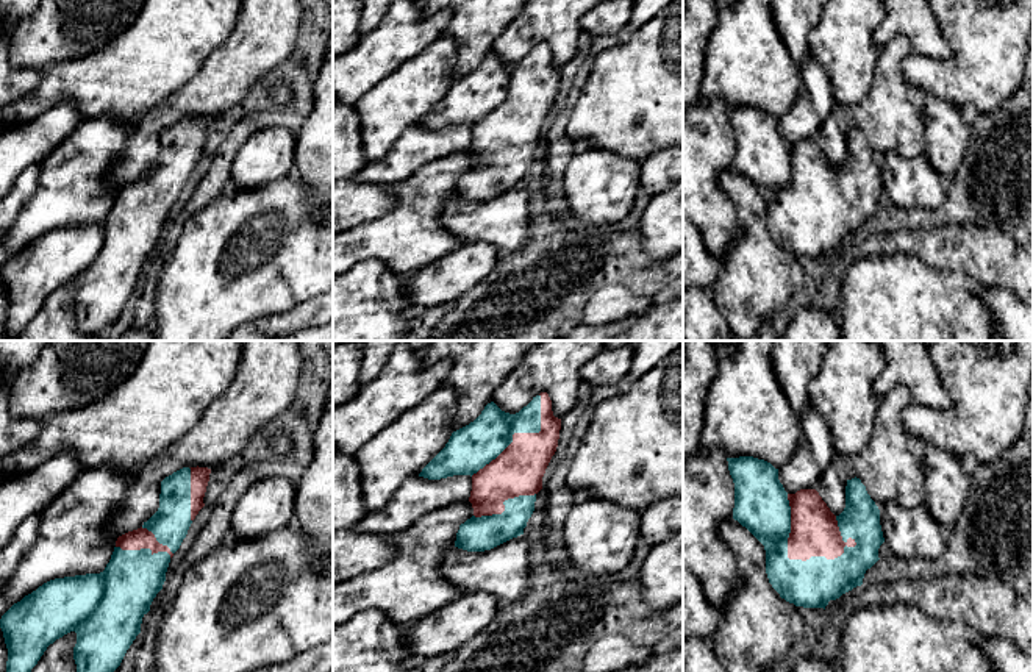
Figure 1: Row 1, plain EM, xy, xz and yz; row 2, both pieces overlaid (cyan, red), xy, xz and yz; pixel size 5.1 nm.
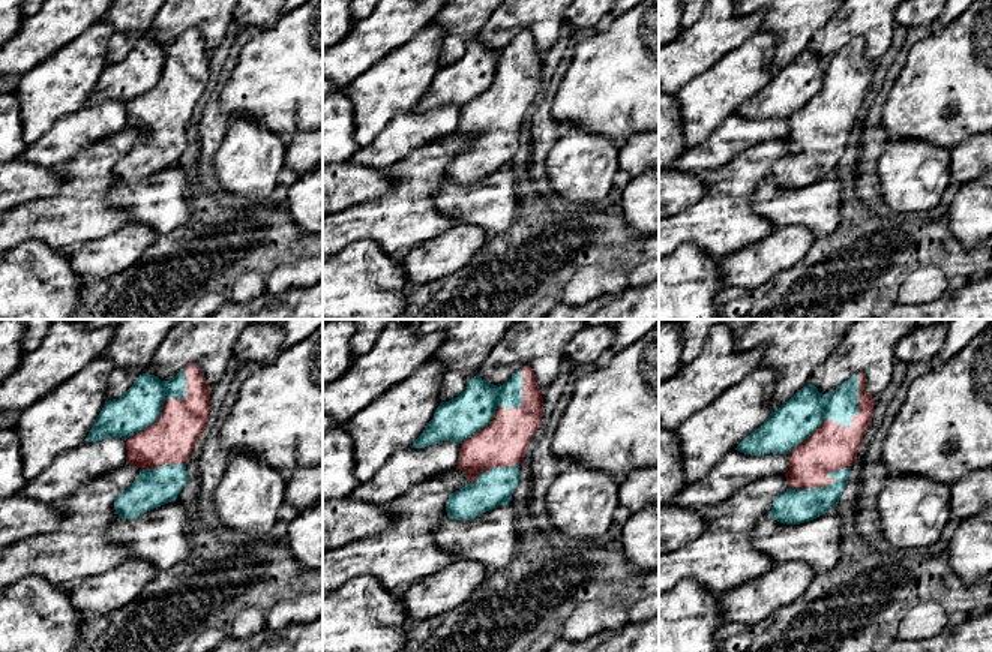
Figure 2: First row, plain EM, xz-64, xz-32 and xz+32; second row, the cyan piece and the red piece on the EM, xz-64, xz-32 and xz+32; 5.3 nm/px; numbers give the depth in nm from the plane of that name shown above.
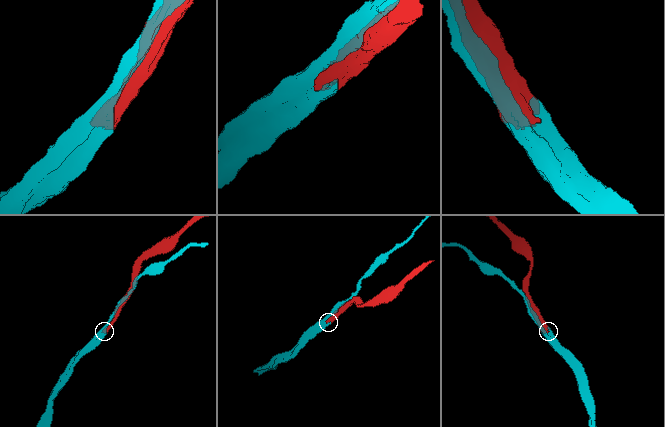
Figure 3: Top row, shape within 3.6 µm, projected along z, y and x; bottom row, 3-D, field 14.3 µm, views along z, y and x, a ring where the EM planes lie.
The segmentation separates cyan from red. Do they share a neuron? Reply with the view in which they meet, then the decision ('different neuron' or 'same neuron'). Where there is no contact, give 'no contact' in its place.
contact in yz; same neuron

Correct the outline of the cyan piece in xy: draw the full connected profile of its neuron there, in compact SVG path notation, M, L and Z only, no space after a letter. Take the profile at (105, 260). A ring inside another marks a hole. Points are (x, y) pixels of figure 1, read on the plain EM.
M197 116L166 127L161 131L158 161L141 178L117 188L103 222L50 230L2 266L0 278L8 298L6 330L11 338L27 328L50 294L70 281L77 283L73 309L78 330L86 336L105 338L106 328L120 316L141 283L142 267L163 239L170 208L205 156L209 123L211 119Z

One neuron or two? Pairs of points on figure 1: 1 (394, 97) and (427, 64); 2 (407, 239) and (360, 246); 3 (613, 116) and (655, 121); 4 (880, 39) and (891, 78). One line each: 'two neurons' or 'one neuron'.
1: one neuron
2: one neuron
3: one neuron
4: two neurons

